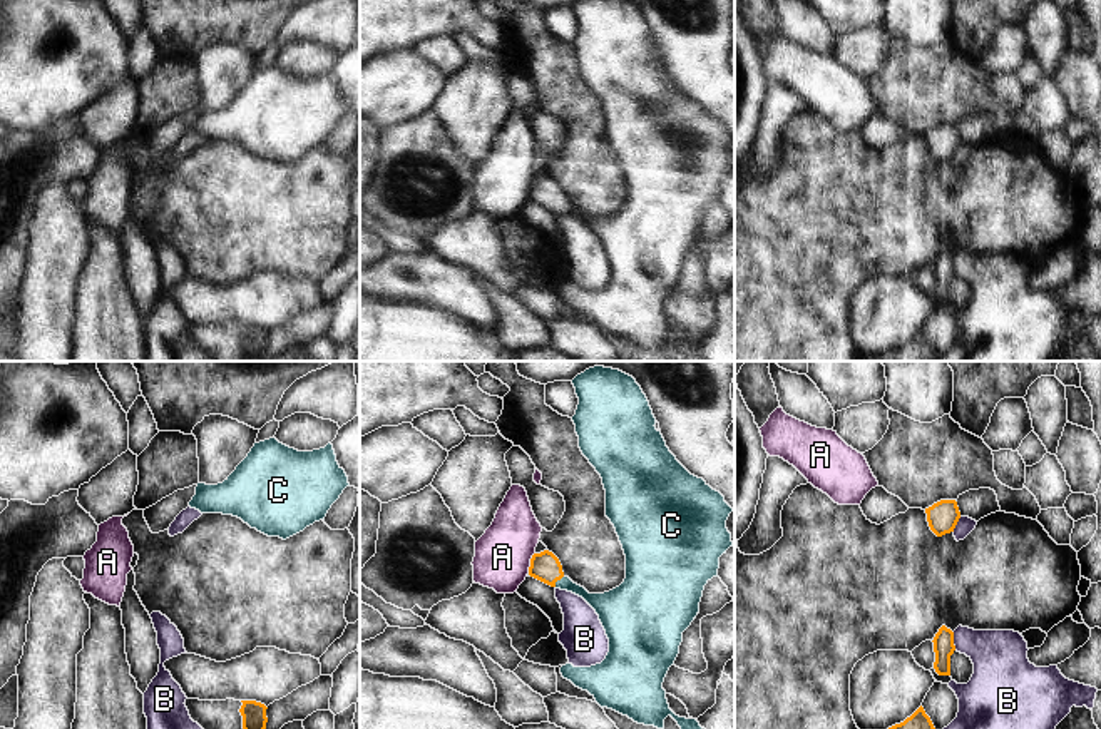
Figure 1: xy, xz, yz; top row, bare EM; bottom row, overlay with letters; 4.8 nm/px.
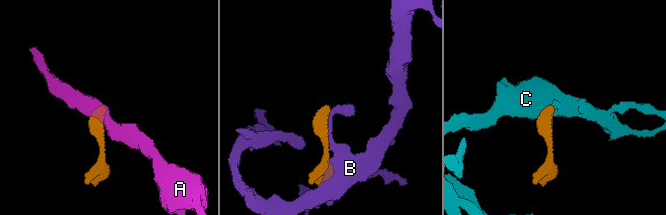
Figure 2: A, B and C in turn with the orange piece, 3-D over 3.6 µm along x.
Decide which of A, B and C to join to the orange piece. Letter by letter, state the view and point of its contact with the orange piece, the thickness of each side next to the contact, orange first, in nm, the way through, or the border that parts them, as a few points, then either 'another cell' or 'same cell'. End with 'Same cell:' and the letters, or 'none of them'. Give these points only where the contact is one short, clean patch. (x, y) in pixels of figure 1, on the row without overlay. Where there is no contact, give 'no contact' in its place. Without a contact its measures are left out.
A: xz (531, 188) | 140/280 nm | along xz (534, 178), (527, 198) | another cell
B: yz (952, 266) | 100/260 nm | another cell
C: xz (558, 204) | 140/100 nm | across xz (546, 193), (558, 204), (603, 229) | same cell
Same cell: C

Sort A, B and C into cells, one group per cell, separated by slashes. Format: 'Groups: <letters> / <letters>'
Groups: A / B / C.

